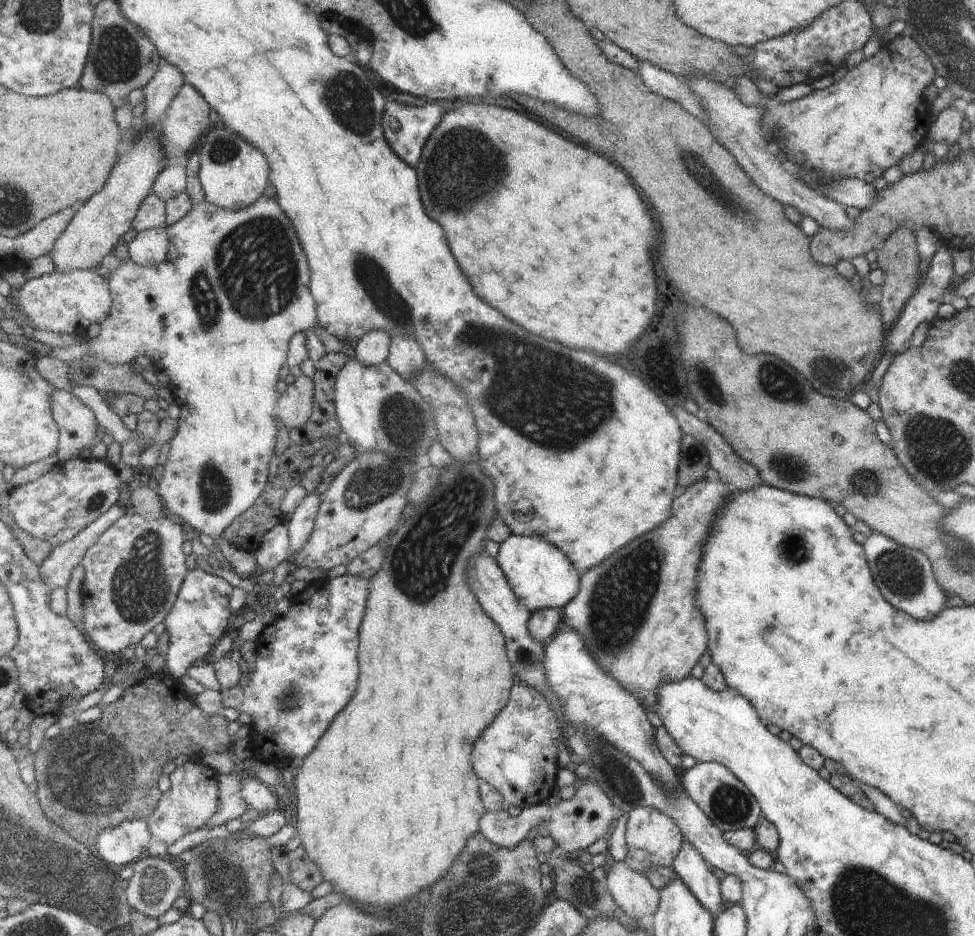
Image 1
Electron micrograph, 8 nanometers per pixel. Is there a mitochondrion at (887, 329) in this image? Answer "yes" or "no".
no

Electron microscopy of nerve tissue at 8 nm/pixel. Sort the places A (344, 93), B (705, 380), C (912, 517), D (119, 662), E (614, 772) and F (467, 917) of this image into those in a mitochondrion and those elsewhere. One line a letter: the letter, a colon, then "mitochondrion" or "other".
A: mitochondrion
B: mitochondrion
C: other
D: other
E: mitochondrion
F: mitochondrion

